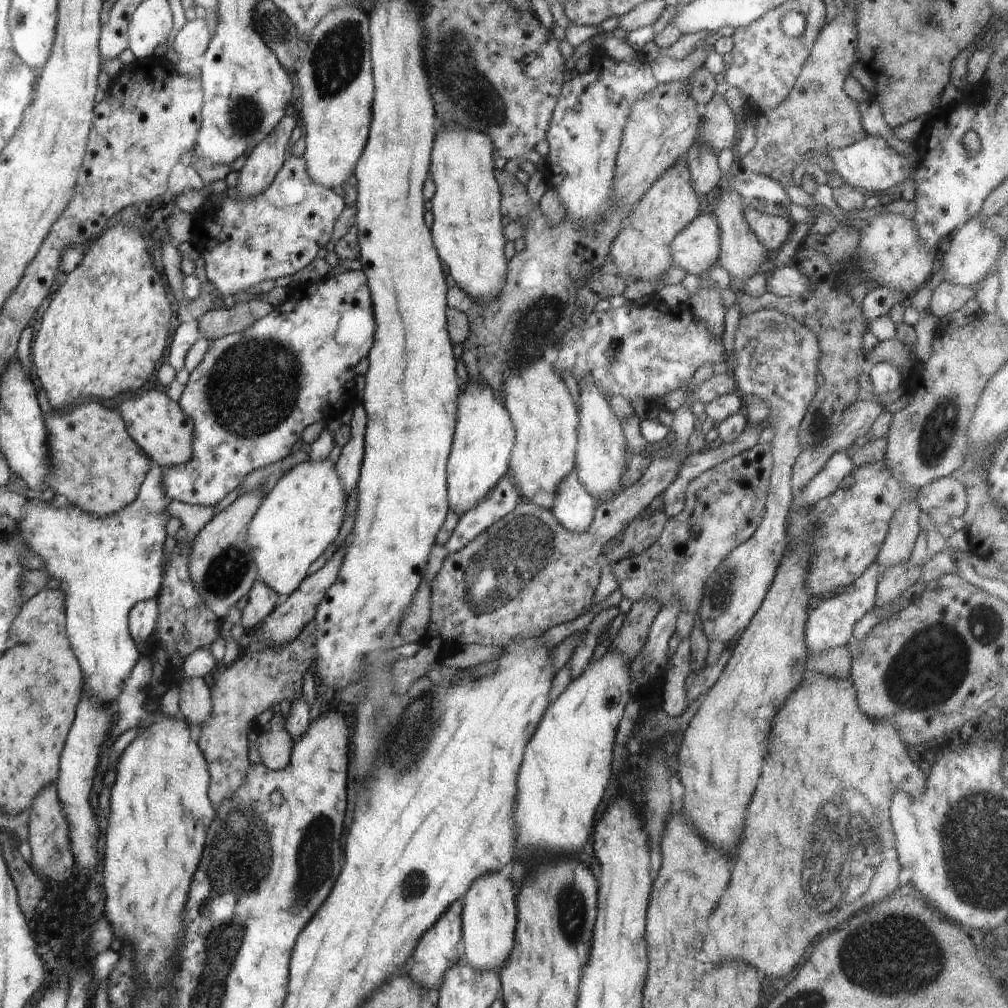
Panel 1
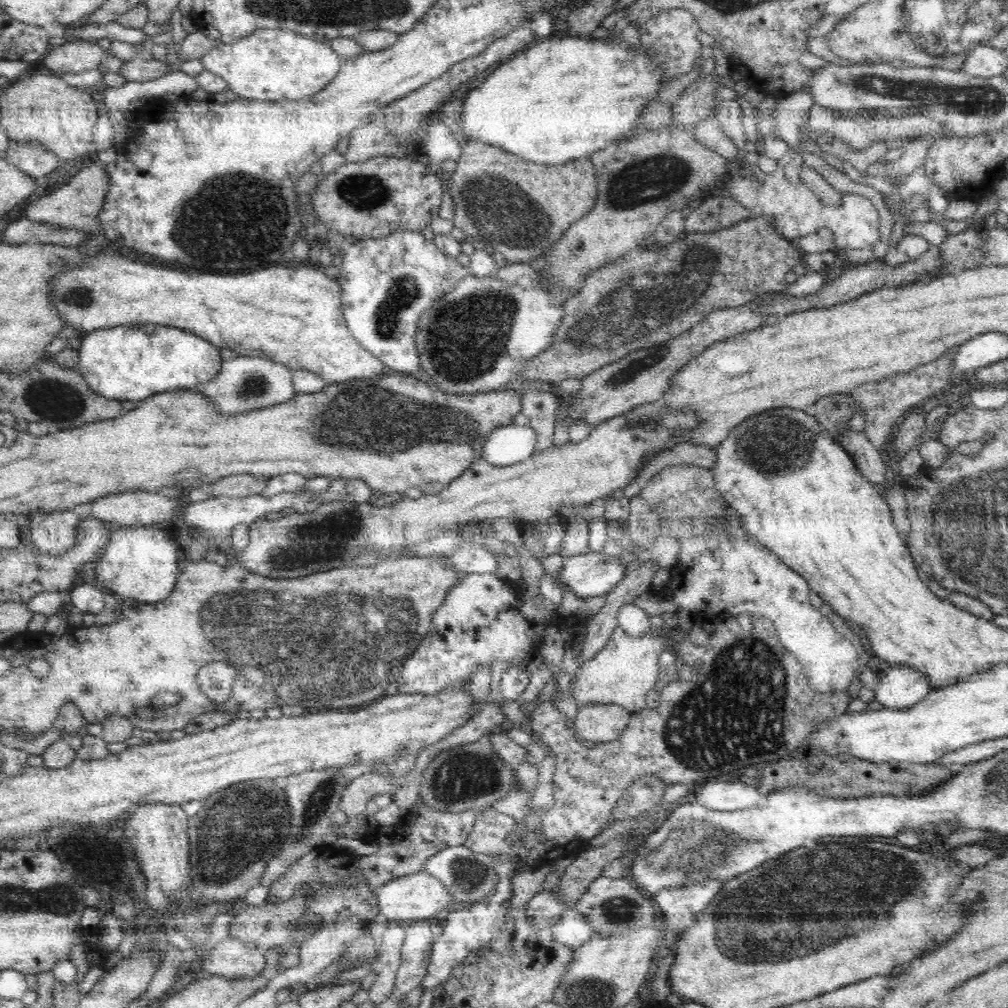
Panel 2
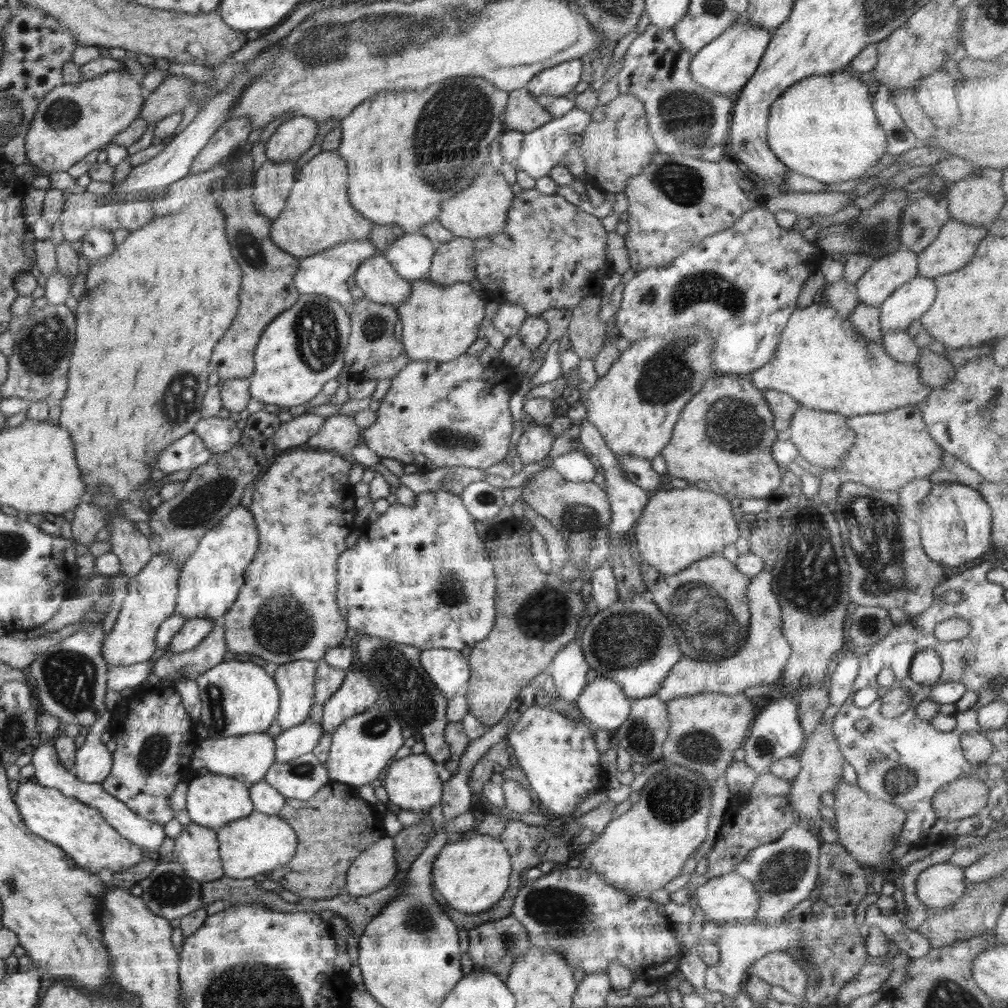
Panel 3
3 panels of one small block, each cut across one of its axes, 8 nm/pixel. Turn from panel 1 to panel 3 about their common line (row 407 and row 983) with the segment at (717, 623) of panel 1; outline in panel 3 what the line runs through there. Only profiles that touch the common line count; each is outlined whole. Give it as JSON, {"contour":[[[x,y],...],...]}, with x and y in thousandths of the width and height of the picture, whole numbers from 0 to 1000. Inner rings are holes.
{"contour":[[[768,943],[746,955],[741,967],[752,968],[765,978],[776,978],[780,984],[790,989],[799,988],[802,968],[788,949],[778,943]]]}

